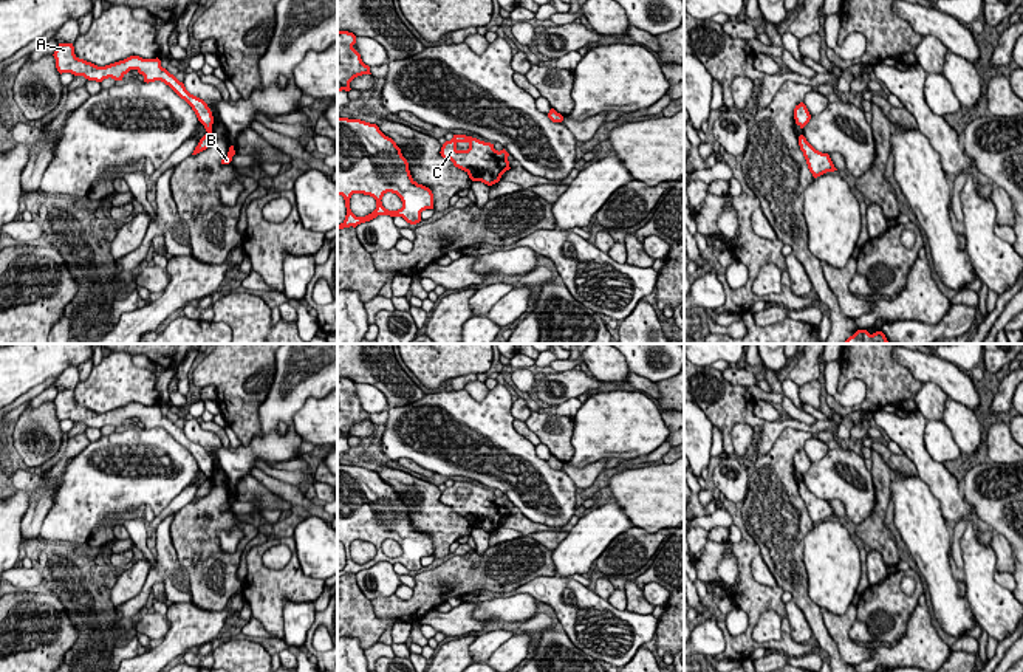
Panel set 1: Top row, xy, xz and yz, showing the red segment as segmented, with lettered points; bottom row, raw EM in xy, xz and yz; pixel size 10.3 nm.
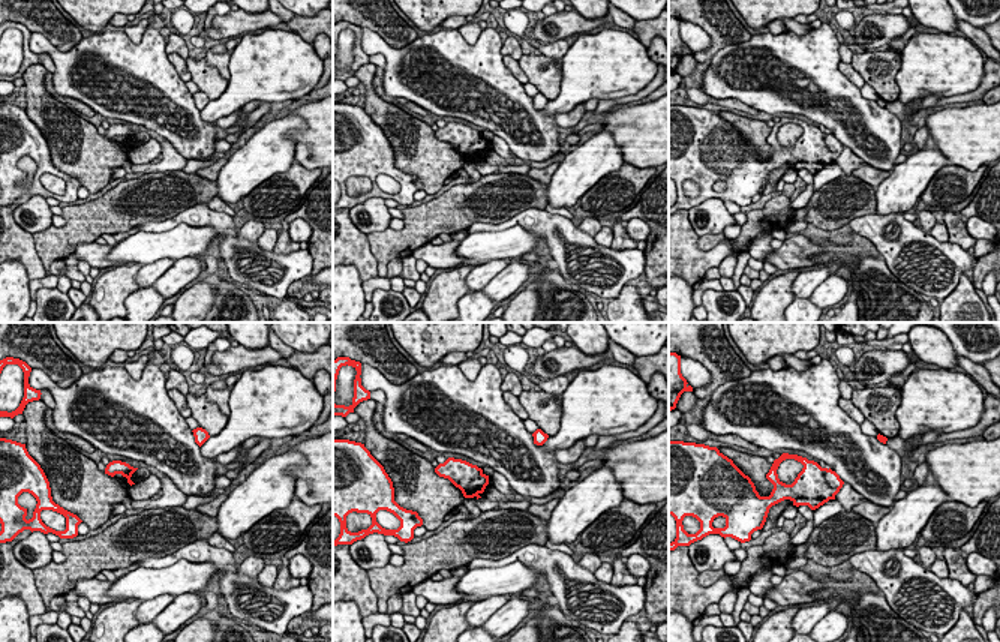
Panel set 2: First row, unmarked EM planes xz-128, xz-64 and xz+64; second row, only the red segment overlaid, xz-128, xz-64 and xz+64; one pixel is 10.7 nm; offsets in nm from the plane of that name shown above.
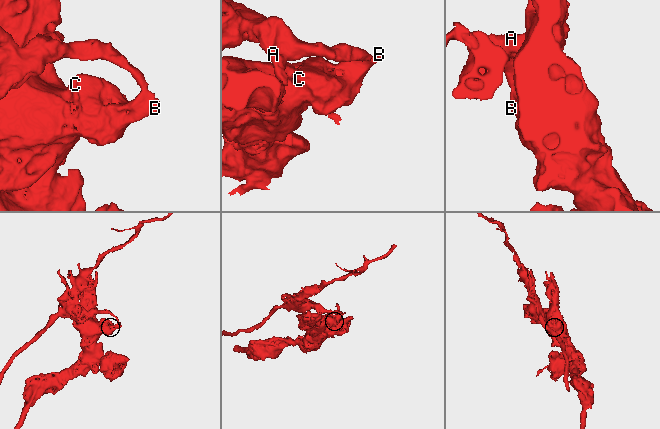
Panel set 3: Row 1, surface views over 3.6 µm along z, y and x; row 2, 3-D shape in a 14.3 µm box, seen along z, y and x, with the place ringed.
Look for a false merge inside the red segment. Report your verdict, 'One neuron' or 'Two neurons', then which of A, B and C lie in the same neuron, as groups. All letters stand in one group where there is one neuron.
Two neurons. Groups: A / B C

